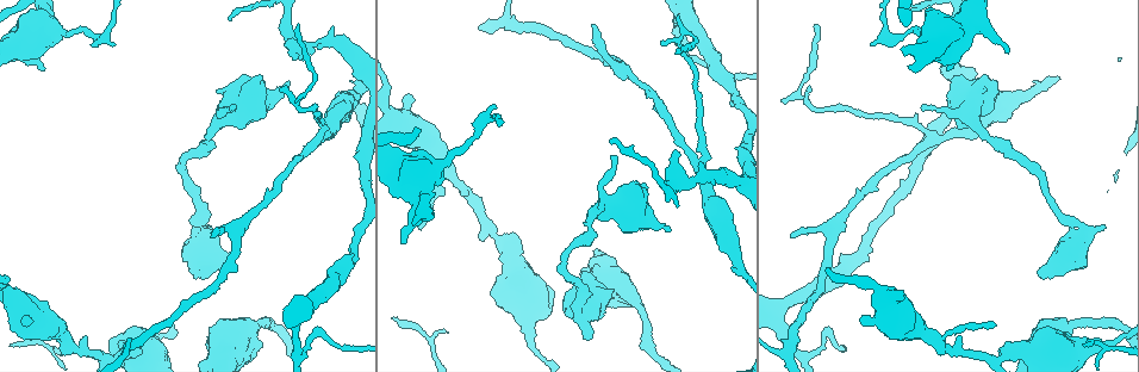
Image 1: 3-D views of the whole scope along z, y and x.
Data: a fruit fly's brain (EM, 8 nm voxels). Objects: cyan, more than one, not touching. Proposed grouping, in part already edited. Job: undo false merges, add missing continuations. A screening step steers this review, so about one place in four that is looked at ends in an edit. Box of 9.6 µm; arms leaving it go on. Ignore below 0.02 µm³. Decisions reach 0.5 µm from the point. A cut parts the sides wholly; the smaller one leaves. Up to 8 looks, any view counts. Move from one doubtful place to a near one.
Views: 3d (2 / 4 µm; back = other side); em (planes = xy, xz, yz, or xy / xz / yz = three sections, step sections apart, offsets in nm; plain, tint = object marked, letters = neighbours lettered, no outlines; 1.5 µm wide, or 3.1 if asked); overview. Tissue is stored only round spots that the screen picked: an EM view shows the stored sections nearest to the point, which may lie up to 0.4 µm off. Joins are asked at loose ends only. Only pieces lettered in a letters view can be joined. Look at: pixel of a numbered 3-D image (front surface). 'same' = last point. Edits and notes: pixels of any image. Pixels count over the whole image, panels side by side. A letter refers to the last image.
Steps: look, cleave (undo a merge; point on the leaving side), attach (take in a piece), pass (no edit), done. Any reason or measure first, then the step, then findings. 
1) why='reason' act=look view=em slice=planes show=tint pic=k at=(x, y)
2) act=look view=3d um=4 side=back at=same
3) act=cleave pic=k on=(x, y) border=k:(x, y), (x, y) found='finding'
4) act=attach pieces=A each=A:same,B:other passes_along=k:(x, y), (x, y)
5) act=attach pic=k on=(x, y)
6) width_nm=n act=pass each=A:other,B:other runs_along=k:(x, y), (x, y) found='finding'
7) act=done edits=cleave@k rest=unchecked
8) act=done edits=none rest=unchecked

why='thick turns thin' act=look view=em slice=xy step=4 show=tint pic=1 at=(211, 138)

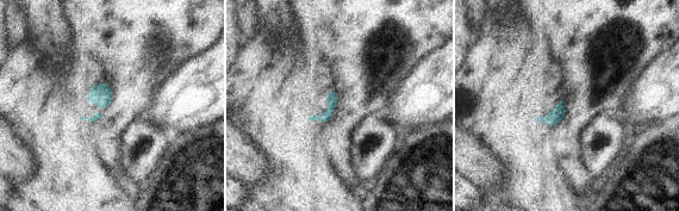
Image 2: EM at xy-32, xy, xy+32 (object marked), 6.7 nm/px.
why='another direction' act=look view=em slice=planes show=letters at=same

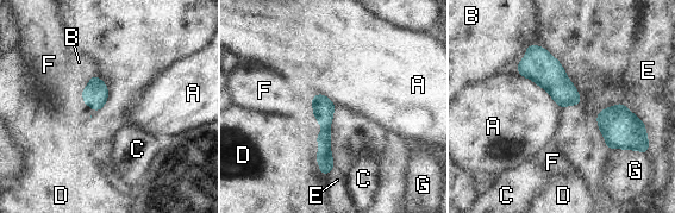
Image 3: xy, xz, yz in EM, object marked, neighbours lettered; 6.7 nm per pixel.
width_nm=140 act=pass each=A:other,B:other,C:other,D:other,E:other,F:other,G:other runs_along=3:(318, 96), (325, 118), (323, 170) found='all the same cell'

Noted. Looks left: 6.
why='branch stops here' act=look view=em slice=yz step=4 show=letters pic=1 at=(113, 43)

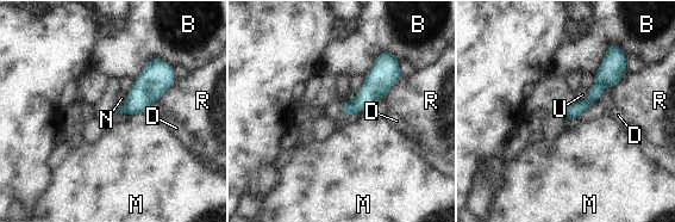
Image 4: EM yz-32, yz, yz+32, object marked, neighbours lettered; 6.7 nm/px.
act=look view=em slice=planes show=letters at=same

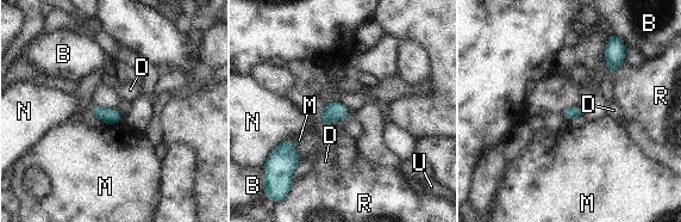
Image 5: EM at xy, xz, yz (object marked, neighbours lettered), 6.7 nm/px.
width_nm=80 act=pass each=B:other,D:other,M:other,N:other,R:other,U:other border=5:(289, 139), (300, 160) found='none of them fits'

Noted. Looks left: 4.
why='free end' act=look view=em slice=xz step=8 show=plain pic=1 at=(991, 326)

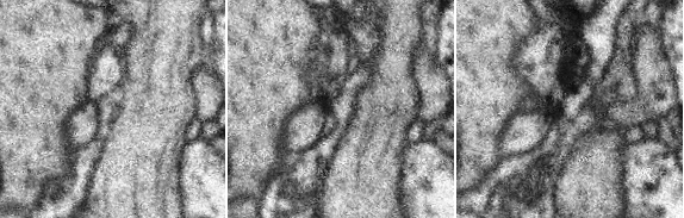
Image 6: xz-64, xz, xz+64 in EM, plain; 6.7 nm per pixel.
why='what lies round it' act=look view=em slice=xz step=8 show=letters at=same

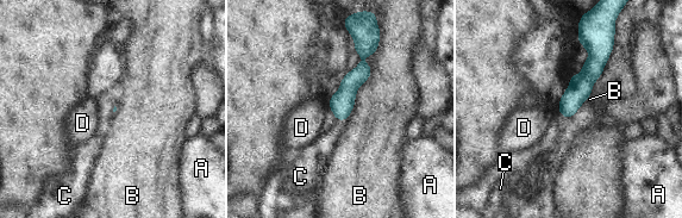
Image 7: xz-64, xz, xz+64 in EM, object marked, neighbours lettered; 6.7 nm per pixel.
act=attach pieces=C each=A:other,B:other,C:same,D:other passes_along=7:(342, 104), (342, 119), (320, 149) found='the cell continues'

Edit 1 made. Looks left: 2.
why='branch stops here' act=look view=3d um=4 pic=1 at=(211, 234)

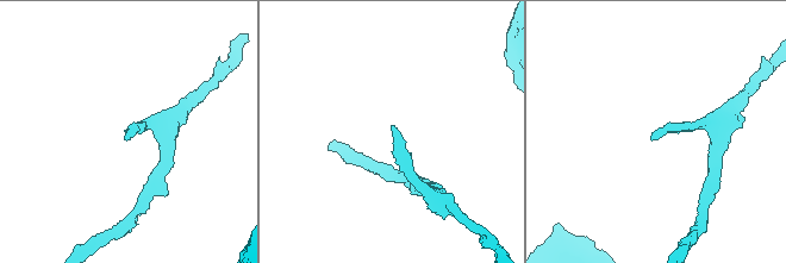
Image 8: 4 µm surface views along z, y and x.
act=look view=em slice=planes show=letters pic=8 at=(125, 138)

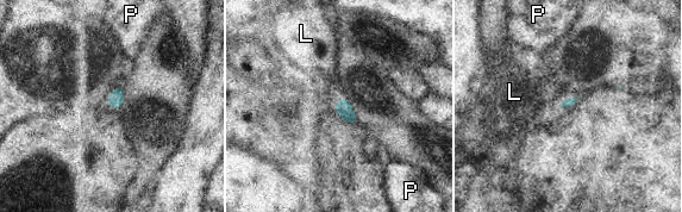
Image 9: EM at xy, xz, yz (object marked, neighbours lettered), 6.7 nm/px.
act=pass each=L:other,P:other border=9:(338, 97), (342, 98) found='no lettered piece goes on from it'

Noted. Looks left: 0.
act=done edits=attach@7 rest=unchecked

